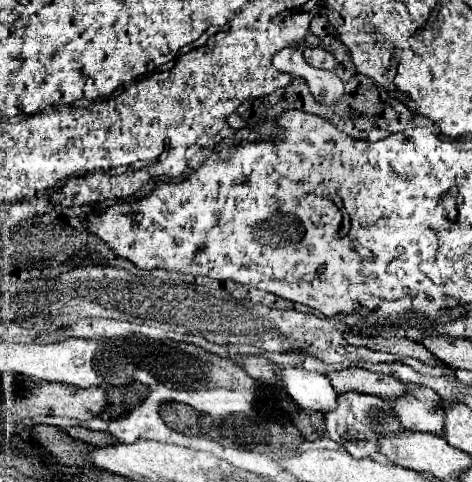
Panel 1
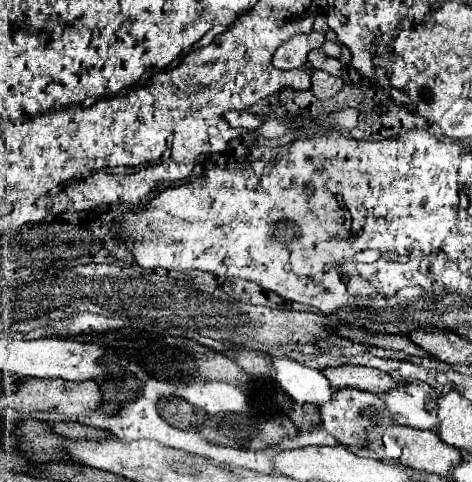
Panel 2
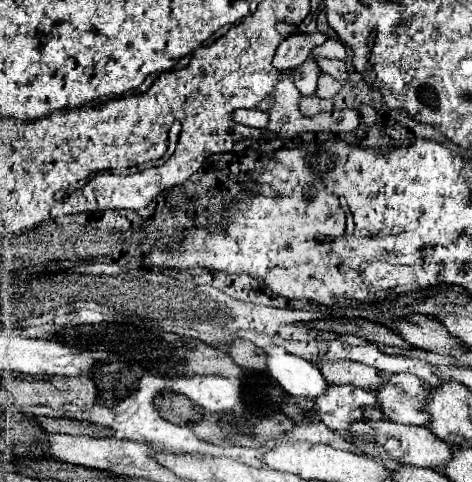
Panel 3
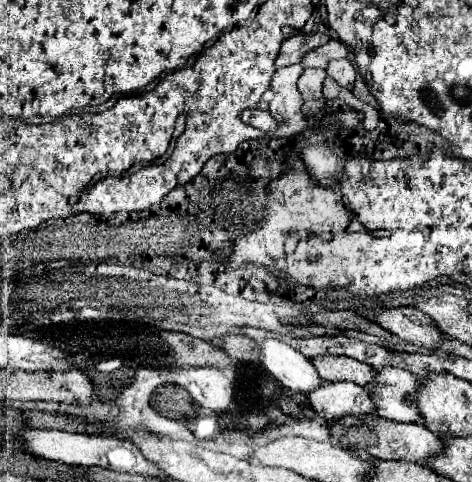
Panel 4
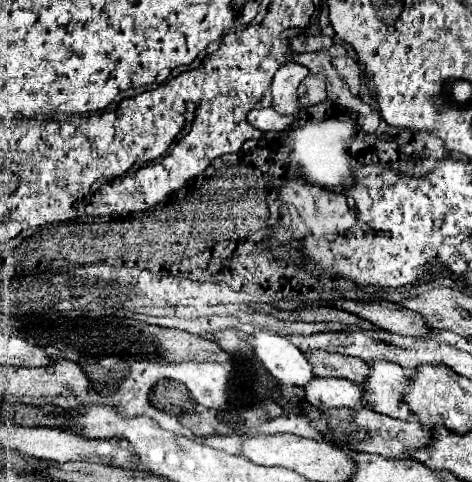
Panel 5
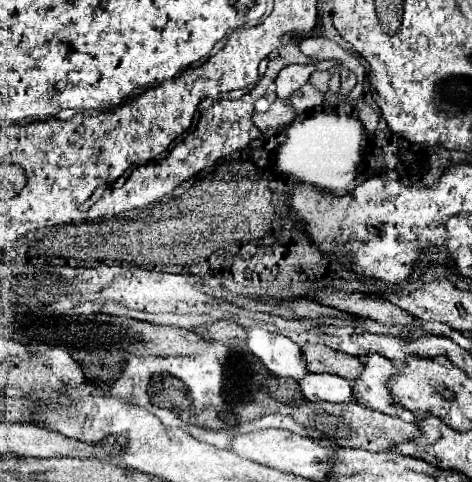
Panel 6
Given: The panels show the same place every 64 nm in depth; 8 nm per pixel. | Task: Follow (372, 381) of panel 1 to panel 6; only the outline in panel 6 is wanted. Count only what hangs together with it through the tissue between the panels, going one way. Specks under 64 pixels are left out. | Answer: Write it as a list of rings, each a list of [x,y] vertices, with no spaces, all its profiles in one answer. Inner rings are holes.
[[[322,344],[304,346],[302,358],[306,362],[308,372],[318,372],[318,374],[328,372],[328,374],[342,376],[346,380],[356,380],[356,376],[360,376],[360,368],[362,368],[362,362],[356,356],[336,352]]]

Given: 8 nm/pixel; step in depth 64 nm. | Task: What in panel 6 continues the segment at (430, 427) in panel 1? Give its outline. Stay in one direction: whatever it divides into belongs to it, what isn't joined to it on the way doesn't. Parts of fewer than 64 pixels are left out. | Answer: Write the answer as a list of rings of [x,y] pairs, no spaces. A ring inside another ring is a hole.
[[[366,354],[360,360],[364,370],[352,382],[352,392],[356,402],[382,414],[400,416],[404,408],[398,404],[396,398],[392,398],[392,392],[386,386],[386,380],[396,376],[396,366],[380,354]]]

